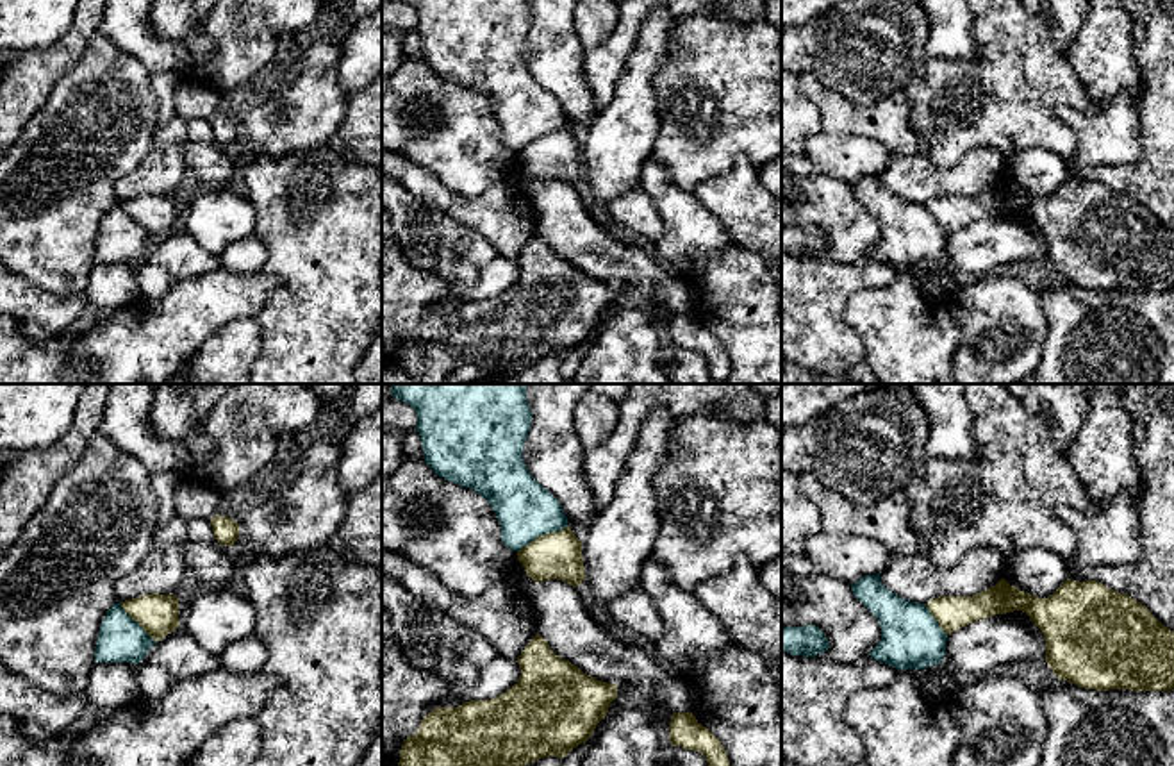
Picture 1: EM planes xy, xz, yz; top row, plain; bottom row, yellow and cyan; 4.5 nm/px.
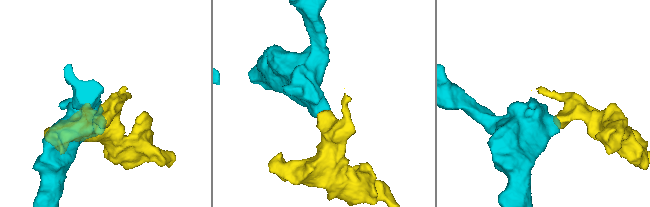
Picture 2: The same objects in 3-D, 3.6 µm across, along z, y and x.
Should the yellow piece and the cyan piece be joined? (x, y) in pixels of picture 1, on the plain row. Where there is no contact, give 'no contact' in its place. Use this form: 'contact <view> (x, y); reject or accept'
contact xz (545, 134); reject

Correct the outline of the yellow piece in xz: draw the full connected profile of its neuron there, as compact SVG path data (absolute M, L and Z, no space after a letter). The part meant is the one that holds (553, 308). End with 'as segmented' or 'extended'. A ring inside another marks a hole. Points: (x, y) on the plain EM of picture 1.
M535 234L517 257L521 277L503 295L469 300L428 312L400 350L398 366L421 384L473 384L496 375L519 373L542 357L566 357L585 343L617 298L617 286L601 282L551 252Z; as segmented

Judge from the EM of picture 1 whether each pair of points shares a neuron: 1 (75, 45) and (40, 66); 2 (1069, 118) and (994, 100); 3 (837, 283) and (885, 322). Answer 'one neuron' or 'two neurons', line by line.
1: one neuron
2: two neurons
3: two neurons

